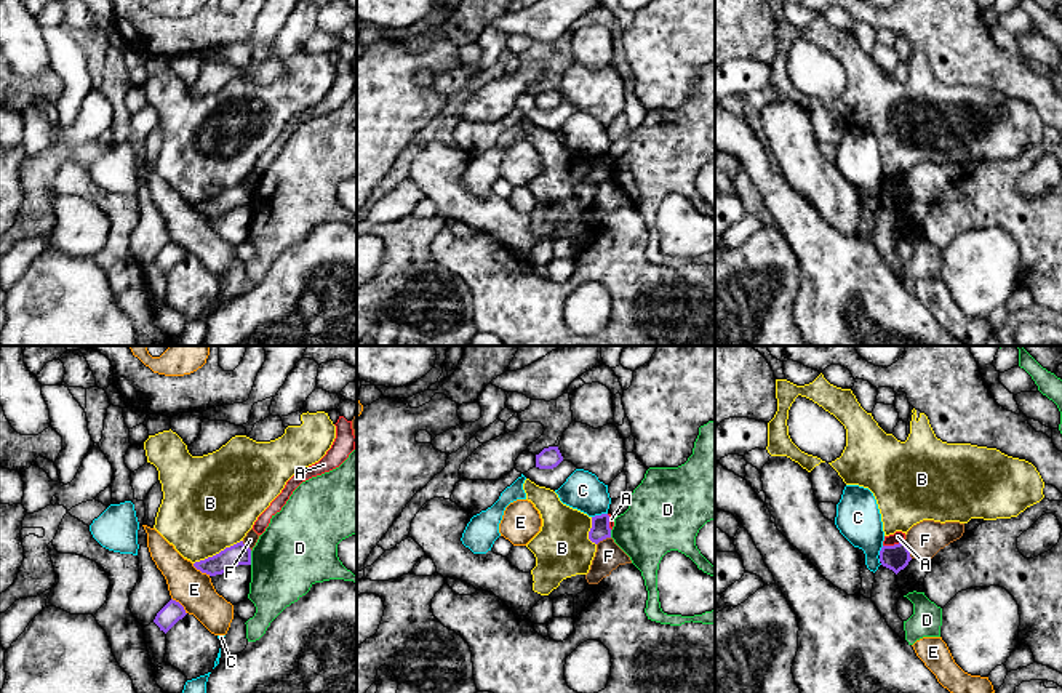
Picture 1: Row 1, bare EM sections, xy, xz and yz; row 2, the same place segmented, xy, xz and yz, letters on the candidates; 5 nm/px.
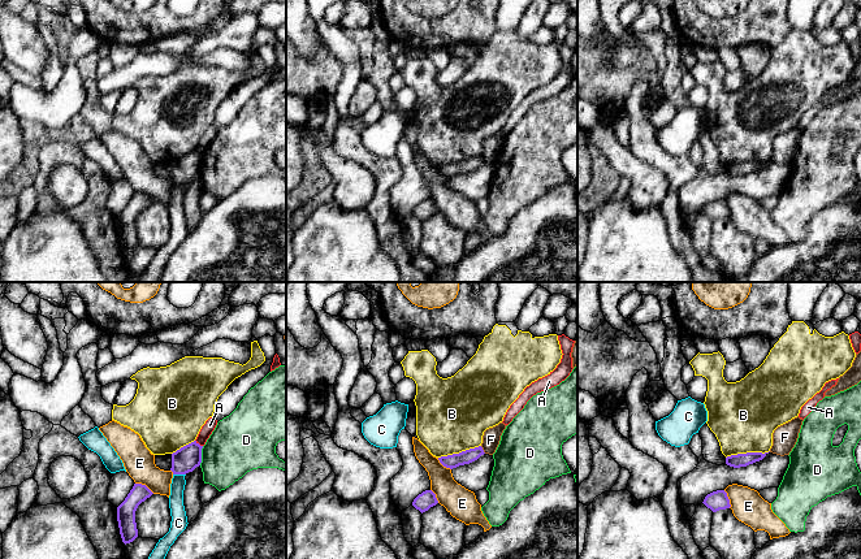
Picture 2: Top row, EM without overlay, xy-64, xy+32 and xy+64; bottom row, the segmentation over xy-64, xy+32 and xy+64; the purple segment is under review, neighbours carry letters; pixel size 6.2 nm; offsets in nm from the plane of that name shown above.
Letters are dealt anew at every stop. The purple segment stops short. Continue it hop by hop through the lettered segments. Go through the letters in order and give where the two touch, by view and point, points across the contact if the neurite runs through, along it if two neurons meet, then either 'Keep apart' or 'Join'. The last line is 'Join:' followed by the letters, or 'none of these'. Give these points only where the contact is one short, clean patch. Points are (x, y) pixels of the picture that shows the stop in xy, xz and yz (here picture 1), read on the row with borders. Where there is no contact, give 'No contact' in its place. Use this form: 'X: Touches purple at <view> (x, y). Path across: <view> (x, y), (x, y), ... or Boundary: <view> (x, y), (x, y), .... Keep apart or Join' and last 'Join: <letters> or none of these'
A: Touches purple at yz (893, 546). Boundary: yz (902, 541), (883, 546). Keep apart
B: Touches purple at xy (219, 552). Keep apart
C: Touches purple at xz (598, 516). Boundary: xz (606, 512), (592, 517). Keep apart
D: Touches purple at xy (250, 557). Boundary: xy (250, 551), (251, 564). Keep apart
E: Touches purple at xy (202, 572). Keep apart
F: Touches purple at yz (907, 549). Boundary: yz (904, 541), (912, 557). Keep apart
Join: none of these

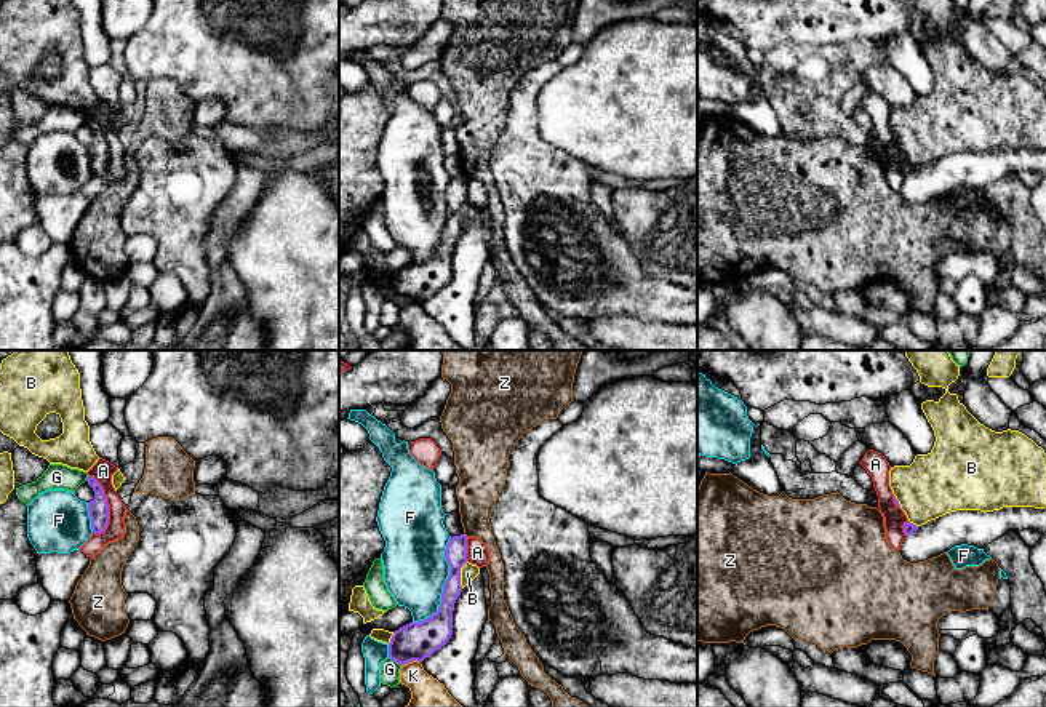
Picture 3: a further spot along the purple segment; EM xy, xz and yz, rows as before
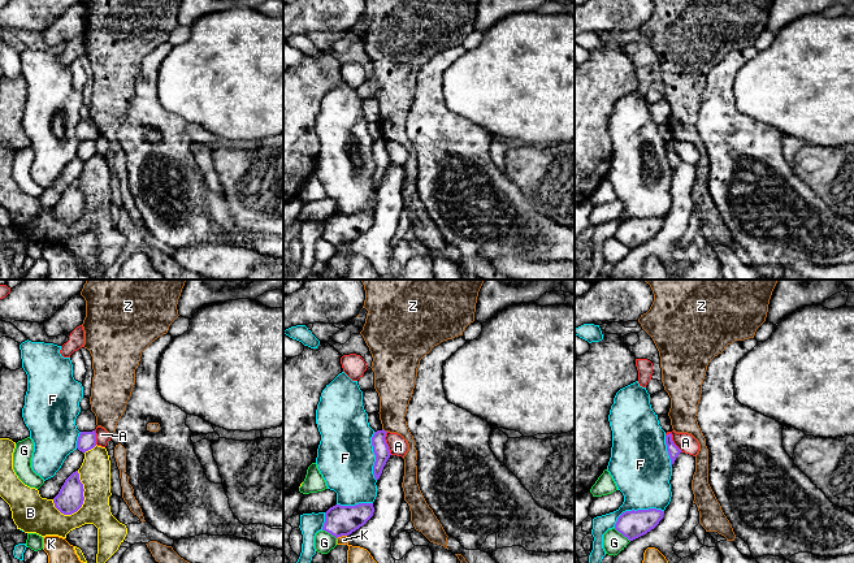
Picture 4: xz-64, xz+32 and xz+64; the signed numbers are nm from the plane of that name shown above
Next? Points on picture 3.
A: Touches purple at xy (107, 504). Boundary: xy (88, 474), (99, 483), (107, 504), (107, 527), (99, 535). Keep apart
B: Touches purple at xz (459, 575). Keep apart
F: Touches purple at xz (443, 586). Keep apart
G: Touches purple at xz (395, 661). Keep apart
K: Touches purple at xz (410, 661). Keep apart
Z: No contact. Keep apart
Join: none of these

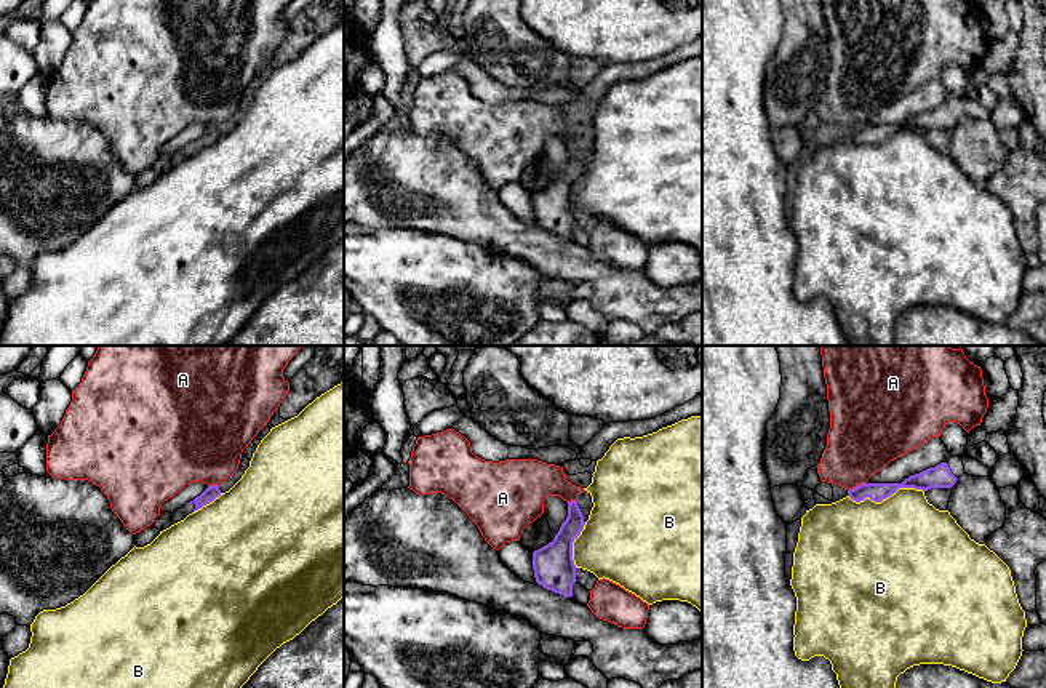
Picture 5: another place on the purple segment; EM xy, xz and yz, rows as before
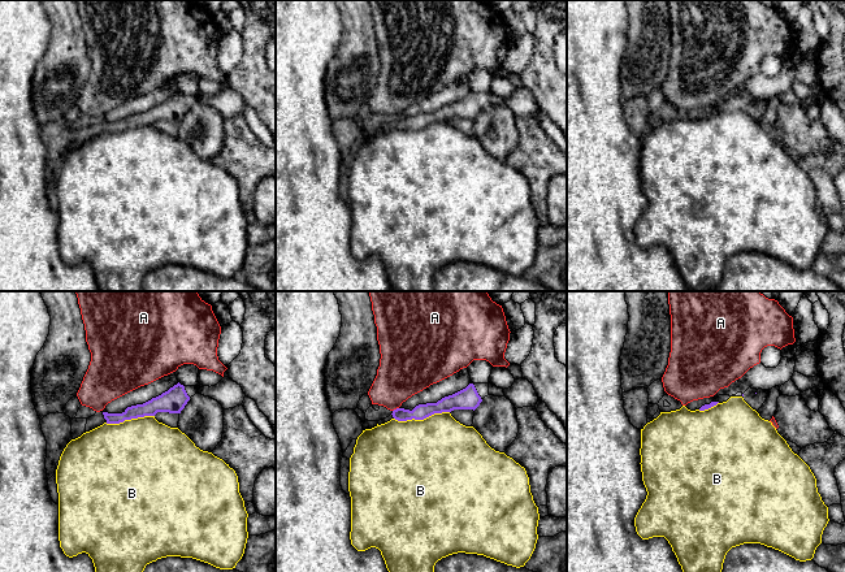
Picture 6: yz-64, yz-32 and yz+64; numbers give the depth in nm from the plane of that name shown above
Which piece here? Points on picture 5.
A: Touches purple at yz (856, 487). Boundary: yz (866, 482), (848, 492). Keep apart
B: Touches purple at yz (885, 498). Keep apart
Join: none of these

